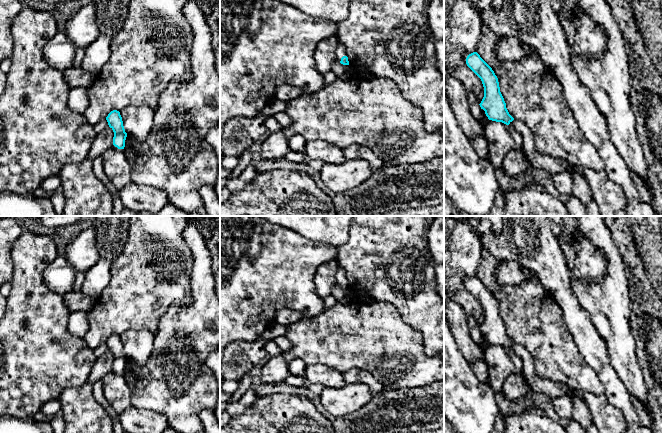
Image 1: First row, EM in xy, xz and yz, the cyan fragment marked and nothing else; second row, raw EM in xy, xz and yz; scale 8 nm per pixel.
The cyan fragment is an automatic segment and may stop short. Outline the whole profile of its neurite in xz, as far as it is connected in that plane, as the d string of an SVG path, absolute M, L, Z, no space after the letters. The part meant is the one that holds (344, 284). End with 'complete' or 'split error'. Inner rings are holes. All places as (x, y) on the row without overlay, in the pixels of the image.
M339 267L335 278L336 285L340 286L343 289L349 289L348 281L346 279L346 272L343 268Z | split error

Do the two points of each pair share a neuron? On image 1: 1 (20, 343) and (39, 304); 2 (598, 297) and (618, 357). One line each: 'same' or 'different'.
1: same
2: same

